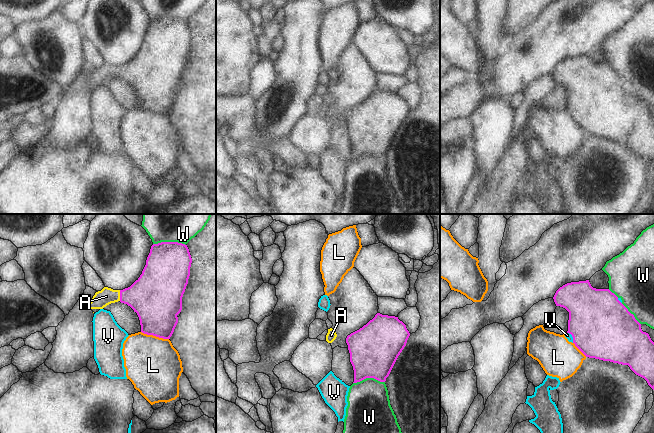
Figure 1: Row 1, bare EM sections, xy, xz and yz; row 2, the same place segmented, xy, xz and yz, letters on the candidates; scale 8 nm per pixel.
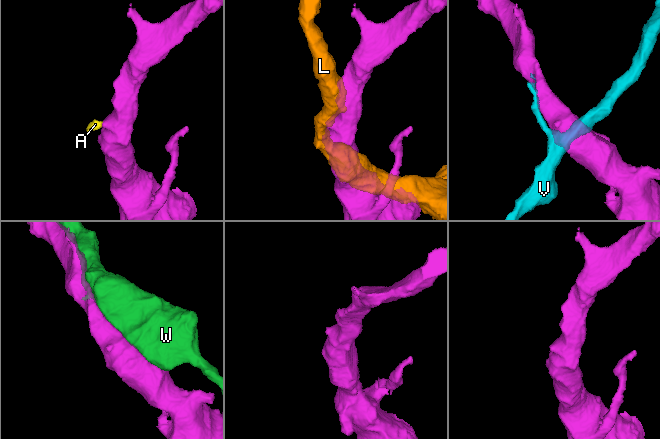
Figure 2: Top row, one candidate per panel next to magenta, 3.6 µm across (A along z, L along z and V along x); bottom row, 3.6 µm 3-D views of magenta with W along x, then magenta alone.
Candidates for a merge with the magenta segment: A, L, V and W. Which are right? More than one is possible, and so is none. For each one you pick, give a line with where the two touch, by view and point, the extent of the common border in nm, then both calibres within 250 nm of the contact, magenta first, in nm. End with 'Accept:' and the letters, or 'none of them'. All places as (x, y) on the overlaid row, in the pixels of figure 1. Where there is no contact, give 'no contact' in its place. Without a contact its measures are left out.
A: meets magenta in xy at (120, 295); contact 90 nm long; 360 nm thick on the magenta side, 140 nm on the other
Accept: A

